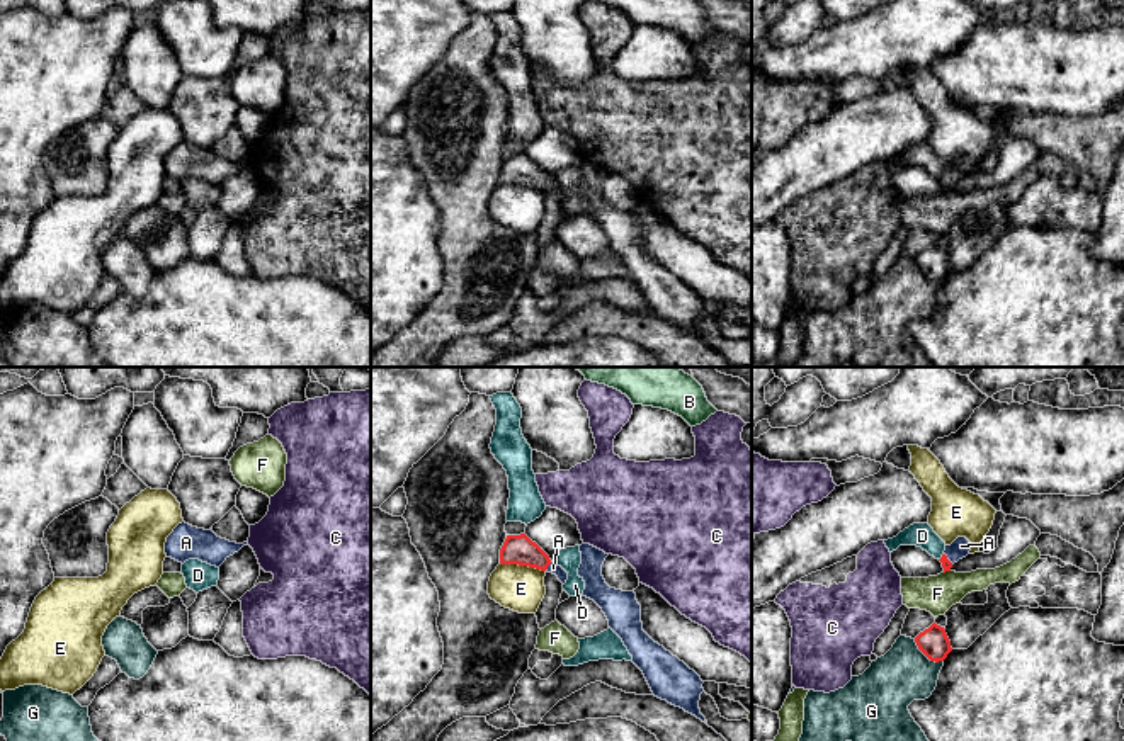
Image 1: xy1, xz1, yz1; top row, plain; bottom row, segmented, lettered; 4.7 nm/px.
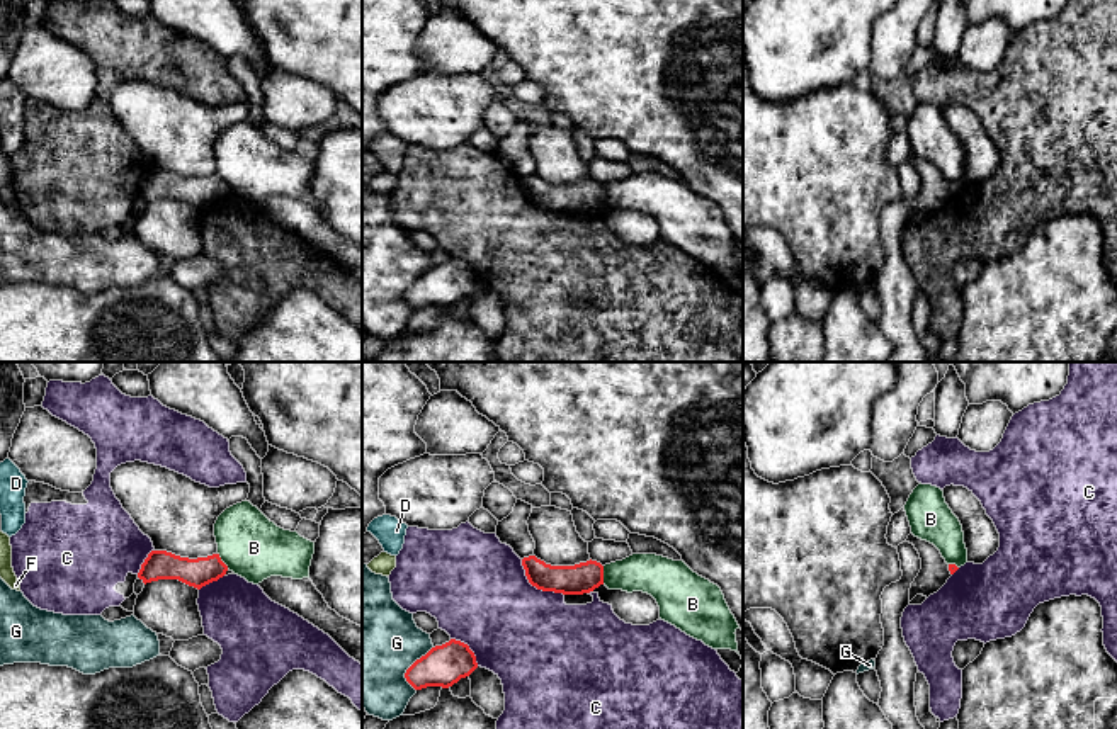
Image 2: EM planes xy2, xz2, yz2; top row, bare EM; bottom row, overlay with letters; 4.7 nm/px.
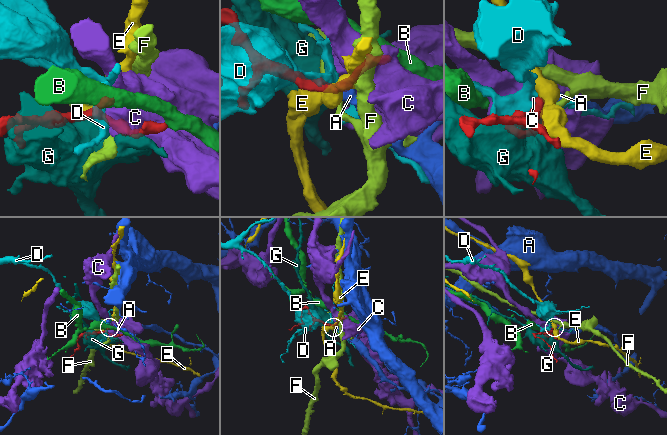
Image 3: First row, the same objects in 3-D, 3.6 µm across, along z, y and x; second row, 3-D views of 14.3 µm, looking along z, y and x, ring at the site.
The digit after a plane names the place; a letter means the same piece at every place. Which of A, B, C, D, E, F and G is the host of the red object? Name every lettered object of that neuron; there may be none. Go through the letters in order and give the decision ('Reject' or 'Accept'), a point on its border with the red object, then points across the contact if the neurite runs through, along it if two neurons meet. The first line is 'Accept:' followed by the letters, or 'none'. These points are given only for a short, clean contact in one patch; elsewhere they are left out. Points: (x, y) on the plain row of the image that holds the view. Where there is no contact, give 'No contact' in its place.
Accept: A
A: Accept. Touches red at xz1 (548, 184). Path across: xz1 (517, 169), (548, 184), (553, 187)
B: Reject. Touches red at xz2 (602, 194). Boundary: xz2 (602, 186), (604, 203)
C: Reject. Touches red at xz2 (536, 206)
D: Reject. Touches red at yz1 (942, 175). Boundary: yz1 (942, 172), (939, 179)
E: Reject. Touches red at xz1 (522, 184)
F: Reject. Touches red at yz1 (946, 189)
G: Reject. Touches red at xz2 (408, 288)

